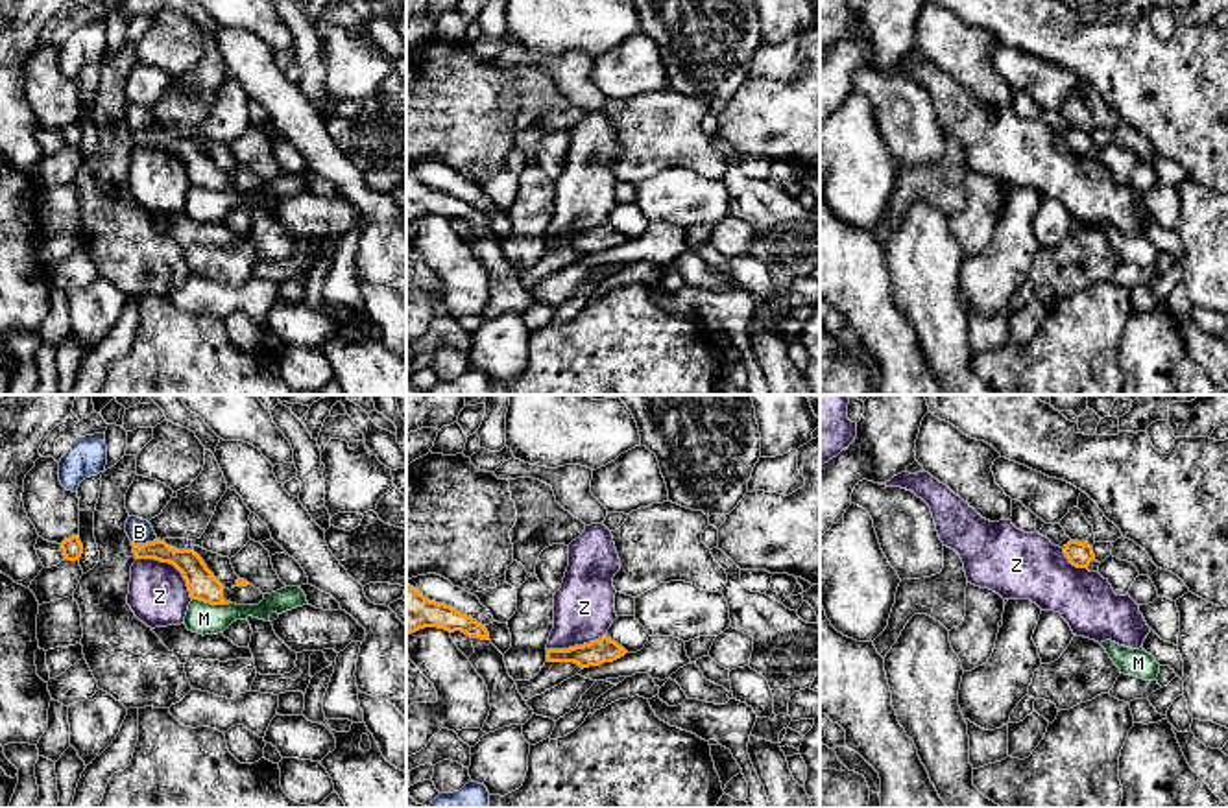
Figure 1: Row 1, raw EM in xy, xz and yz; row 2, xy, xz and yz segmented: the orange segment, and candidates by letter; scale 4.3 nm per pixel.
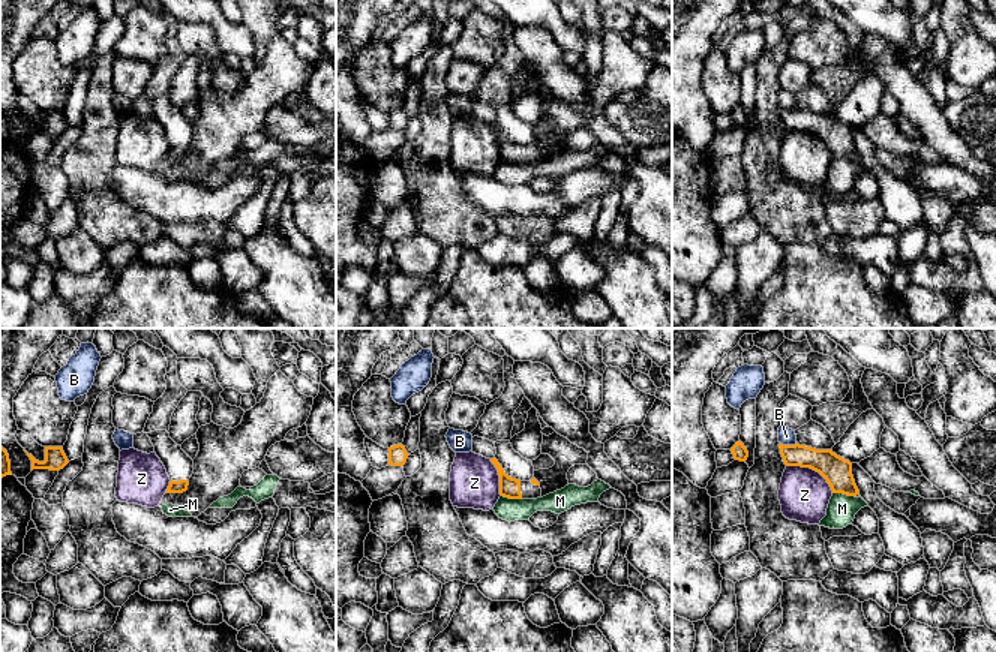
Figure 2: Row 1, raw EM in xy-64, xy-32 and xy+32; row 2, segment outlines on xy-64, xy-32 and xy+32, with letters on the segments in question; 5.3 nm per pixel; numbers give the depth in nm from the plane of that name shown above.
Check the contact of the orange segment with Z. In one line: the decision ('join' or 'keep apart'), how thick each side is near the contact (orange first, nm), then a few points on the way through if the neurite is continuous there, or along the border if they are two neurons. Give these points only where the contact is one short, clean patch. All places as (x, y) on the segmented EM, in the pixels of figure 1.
keep apart | 130/260 nm | along xy (137, 558), (168, 561), (181, 574), (192, 598)

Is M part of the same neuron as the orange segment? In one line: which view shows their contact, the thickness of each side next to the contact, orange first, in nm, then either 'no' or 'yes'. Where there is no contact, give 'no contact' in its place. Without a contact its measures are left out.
xy | 130/140 nm | no

